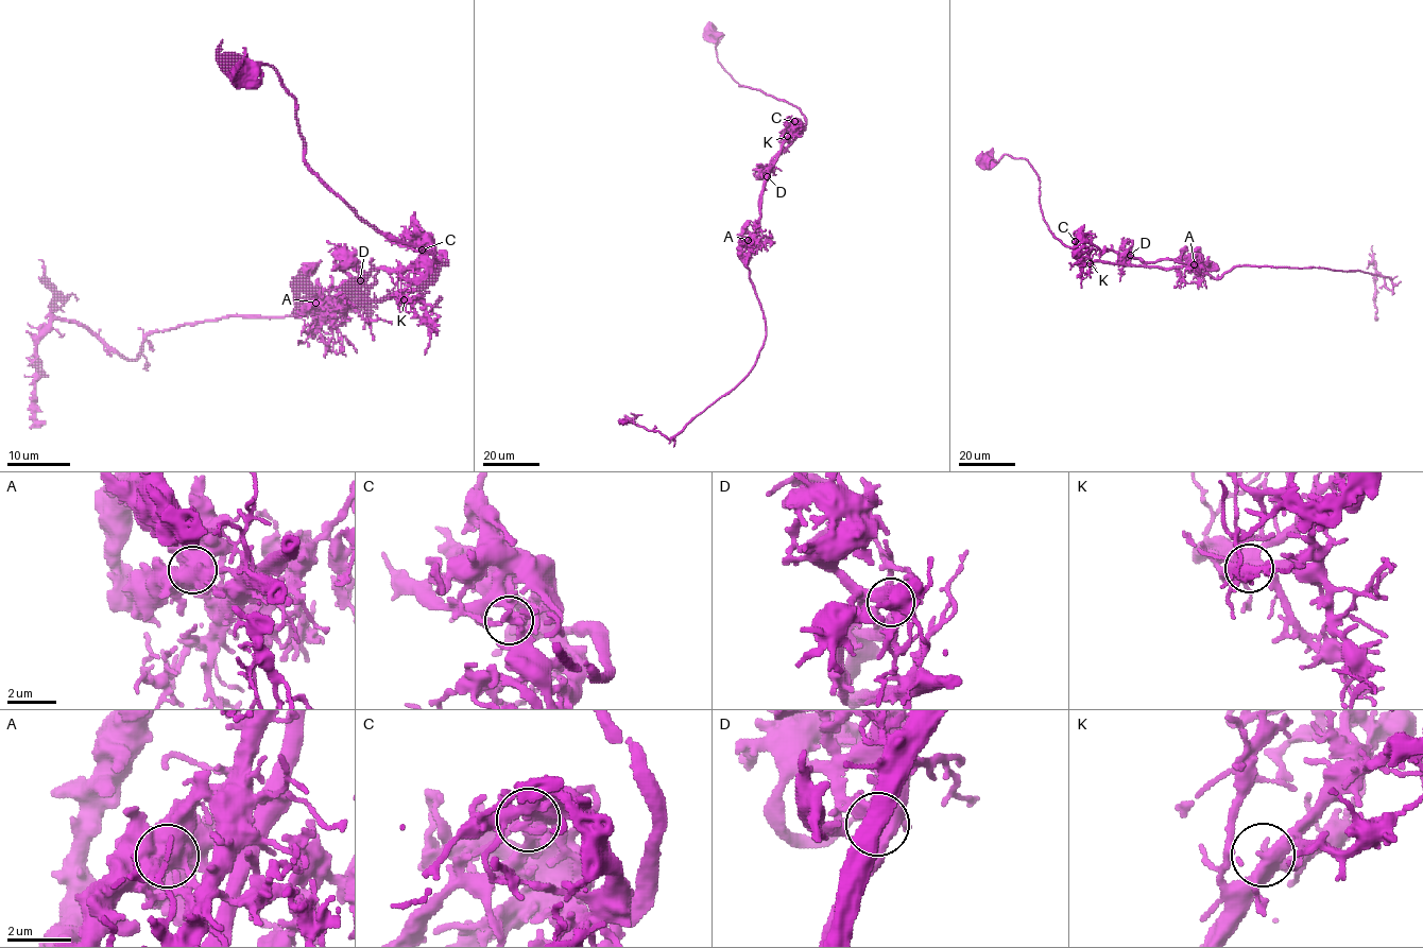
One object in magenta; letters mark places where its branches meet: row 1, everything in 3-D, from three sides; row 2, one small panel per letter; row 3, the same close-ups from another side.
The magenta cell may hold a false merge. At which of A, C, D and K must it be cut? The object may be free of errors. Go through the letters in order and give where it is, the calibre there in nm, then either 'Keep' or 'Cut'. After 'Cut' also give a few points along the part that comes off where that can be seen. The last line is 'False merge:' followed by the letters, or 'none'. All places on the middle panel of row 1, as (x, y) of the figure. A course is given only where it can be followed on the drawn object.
A: Place: (748, 240). Thickness 750 nm. Cut. Course of the part to remove: (748, 240), (749, 278), (766, 330), (752, 369), (670, 438), (622, 423), (627, 420)
C: Place: (794, 121). Thickness 320 nm. Keep
D: Place: (767, 176). Thickness 340 nm. Keep
K: Place: (787, 136). Thickness 360 nm. Keep
False merge: A

